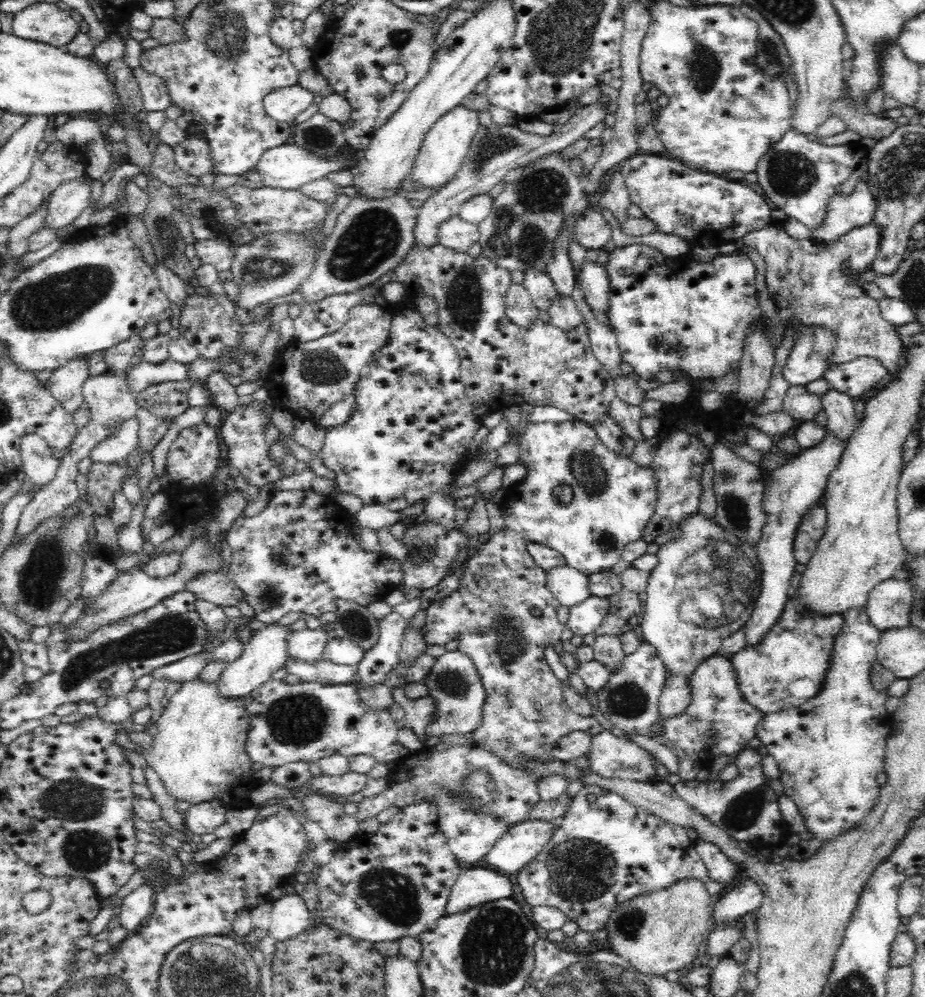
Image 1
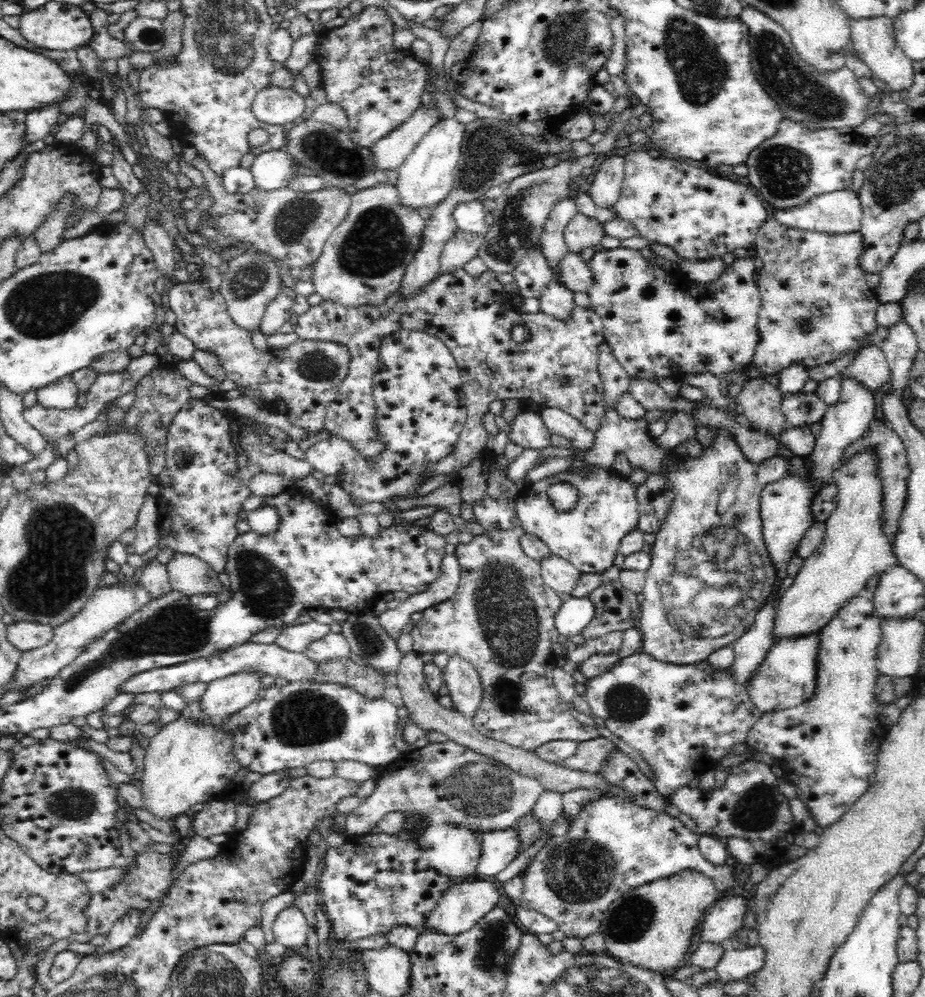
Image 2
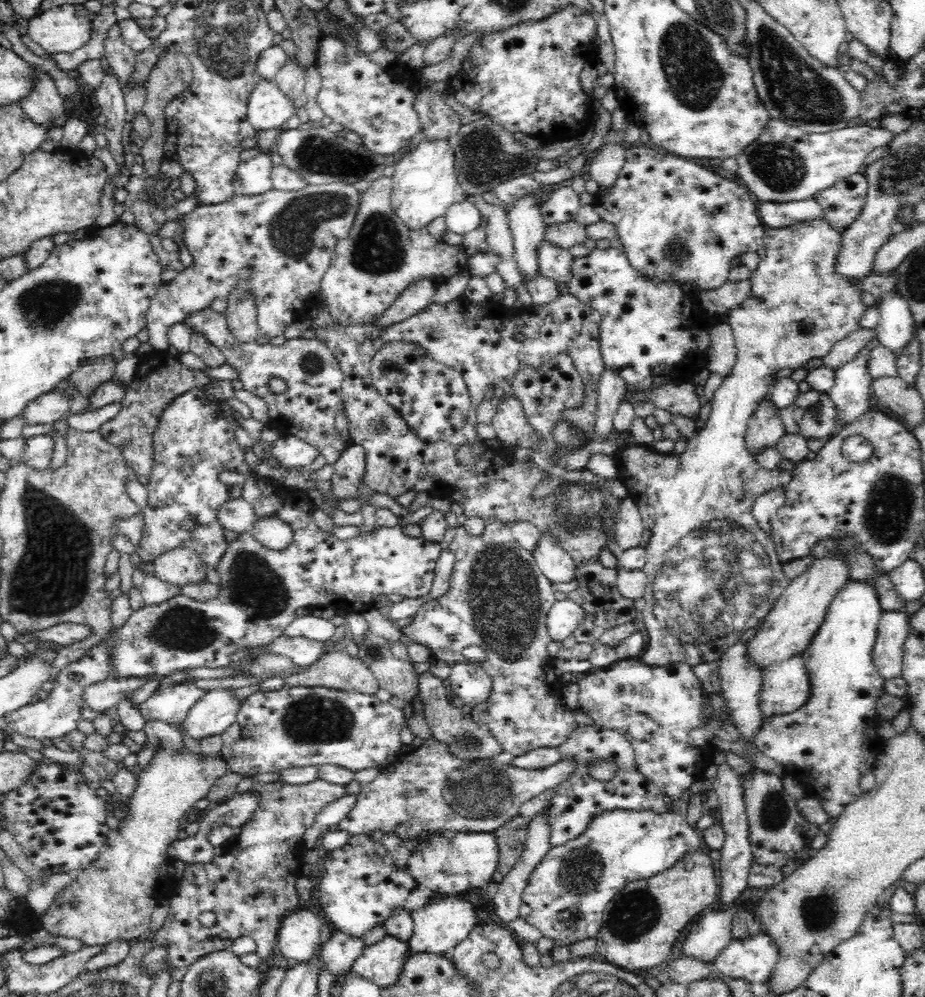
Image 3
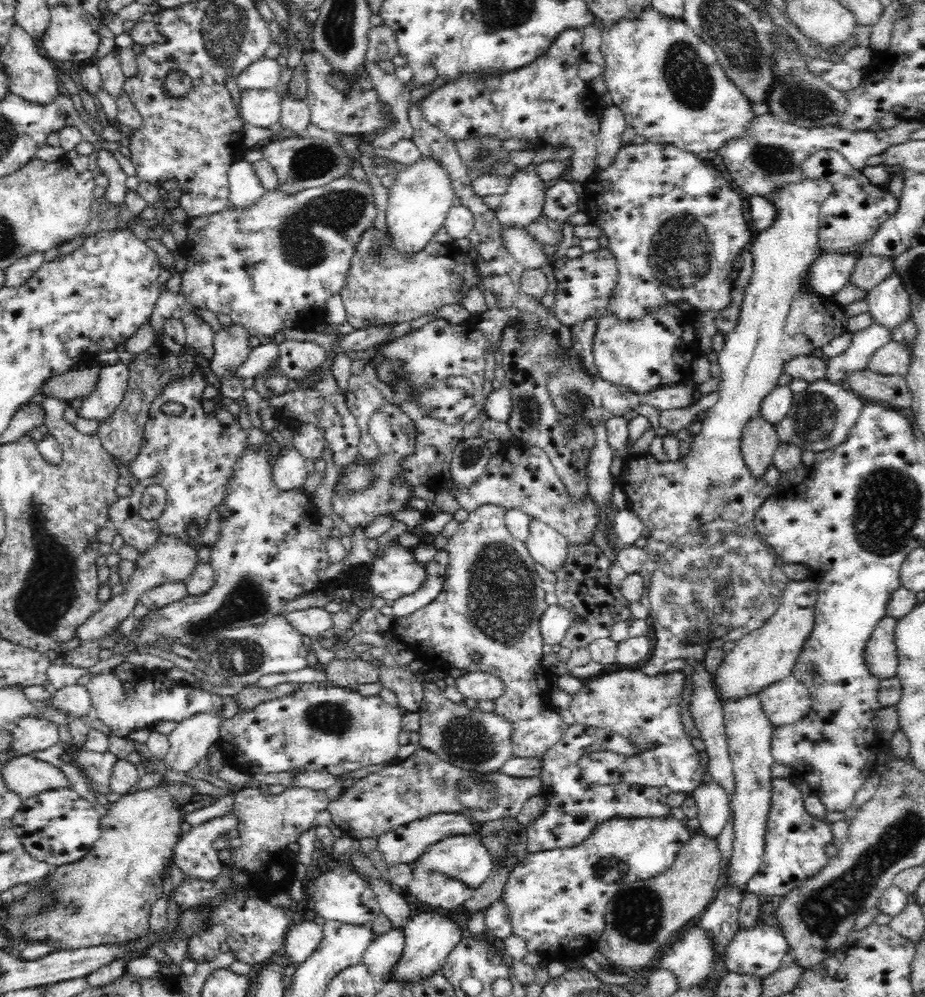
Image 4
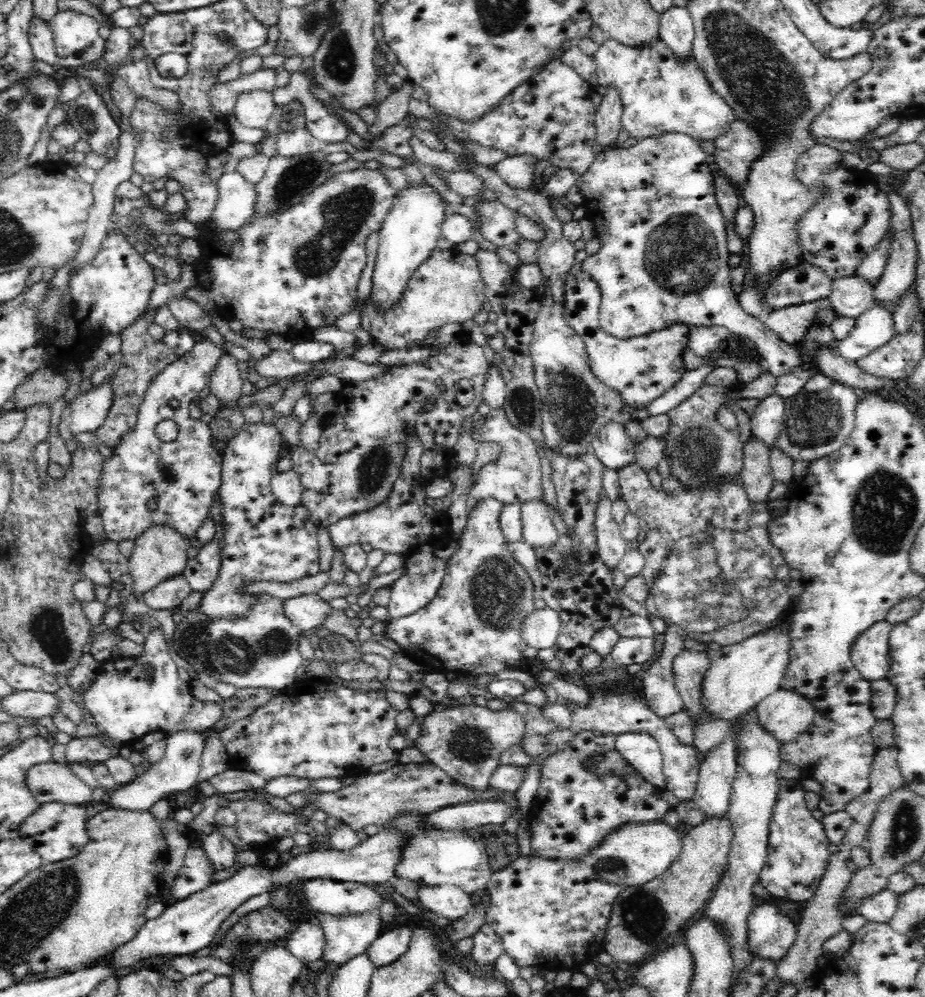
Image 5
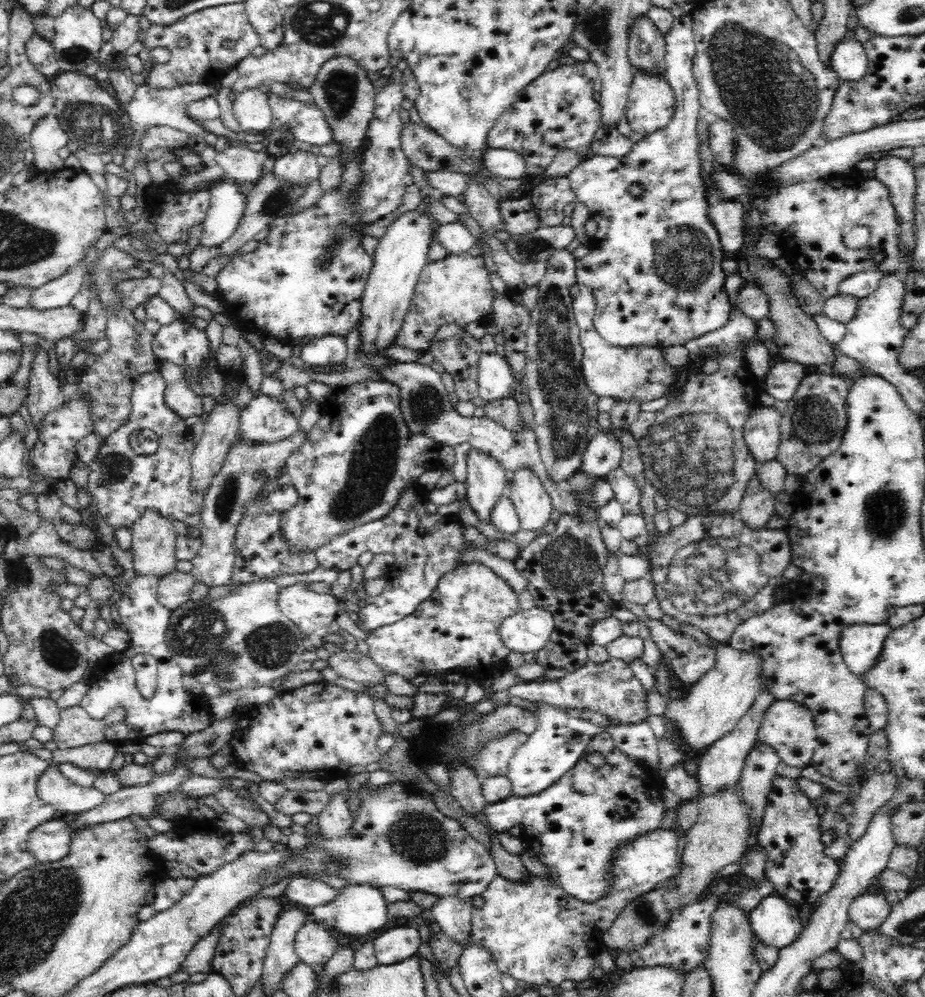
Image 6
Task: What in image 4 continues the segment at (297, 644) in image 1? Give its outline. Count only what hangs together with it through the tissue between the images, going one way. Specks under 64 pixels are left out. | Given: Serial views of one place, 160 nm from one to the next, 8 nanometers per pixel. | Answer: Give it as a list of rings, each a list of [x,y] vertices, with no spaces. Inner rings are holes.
[[[308,606],[306,610],[293,610],[284,615],[289,624],[300,634],[312,640],[316,640],[320,635],[330,635],[328,634],[329,629],[334,626],[332,615],[324,607]]]

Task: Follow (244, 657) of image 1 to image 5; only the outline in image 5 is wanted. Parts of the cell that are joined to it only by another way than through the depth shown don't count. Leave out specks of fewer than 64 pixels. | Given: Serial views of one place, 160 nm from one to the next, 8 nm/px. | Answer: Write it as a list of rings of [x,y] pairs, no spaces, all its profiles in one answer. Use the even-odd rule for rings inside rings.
[[[182,729],[171,733],[166,739],[167,748],[164,758],[156,764],[145,764],[137,778],[128,785],[111,790],[105,798],[109,808],[130,810],[131,812],[151,812],[152,806],[166,795],[184,793],[198,783],[201,770],[201,757],[207,741],[204,731]]]

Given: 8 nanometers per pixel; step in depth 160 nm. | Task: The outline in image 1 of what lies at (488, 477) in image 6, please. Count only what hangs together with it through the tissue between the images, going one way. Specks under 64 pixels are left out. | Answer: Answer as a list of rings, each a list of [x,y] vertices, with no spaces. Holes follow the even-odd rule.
[[[505,526],[503,529],[494,533],[490,540],[482,544],[480,549],[475,550],[474,554],[467,562],[467,569],[465,570],[463,577],[459,580],[460,588],[452,592],[450,596],[443,598],[441,601],[434,601],[431,603],[426,610],[427,617],[425,624],[420,629],[420,631],[422,631],[422,635],[424,635],[424,639],[426,639],[426,646],[428,644],[444,645],[448,644],[450,640],[459,640],[458,650],[466,653],[472,661],[474,661],[474,666],[478,669],[480,678],[482,679],[484,688],[486,689],[486,698],[484,706],[482,706],[482,724],[480,724],[474,732],[470,733],[470,739],[473,742],[473,746],[482,748],[483,750],[498,756],[500,759],[504,760],[506,765],[510,765],[510,767],[519,770],[523,770],[525,768],[525,766],[523,766],[523,760],[525,759],[536,759],[540,760],[542,763],[550,763],[555,759],[553,752],[550,752],[553,750],[554,744],[557,744],[557,742],[565,735],[570,735],[571,732],[586,731],[590,736],[596,736],[596,734],[602,730],[602,726],[598,722],[596,716],[588,718],[587,716],[576,714],[576,712],[570,709],[570,706],[566,703],[566,699],[564,699],[562,681],[556,677],[552,667],[550,667],[548,661],[546,660],[545,646],[550,643],[554,645],[555,643],[563,640],[563,638],[567,635],[565,626],[558,621],[558,616],[556,615],[558,614],[558,610],[555,596],[547,587],[546,580],[547,572],[542,570],[542,568],[536,564],[536,561],[528,552],[526,540],[524,540],[519,532]],[[532,607],[538,607],[541,609],[541,617],[534,617],[532,613],[530,613],[530,608]]]

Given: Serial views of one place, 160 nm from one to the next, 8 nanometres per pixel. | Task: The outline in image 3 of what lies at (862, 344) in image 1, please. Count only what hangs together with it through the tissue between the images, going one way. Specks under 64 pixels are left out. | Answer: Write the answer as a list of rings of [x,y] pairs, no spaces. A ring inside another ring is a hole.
[[[810,220],[810,222],[798,222],[792,226],[784,228],[765,227],[762,248],[757,250],[760,255],[761,261],[758,269],[752,272],[749,280],[752,283],[752,295],[740,304],[739,308],[731,310],[725,316],[727,324],[734,332],[734,339],[736,342],[736,364],[730,372],[730,376],[726,376],[713,398],[713,404],[710,409],[707,421],[702,424],[696,435],[692,436],[687,442],[686,451],[681,454],[662,454],[654,451],[650,446],[643,445],[634,441],[632,435],[628,435],[626,431],[616,431],[612,429],[611,433],[607,436],[611,443],[611,457],[616,461],[619,470],[619,479],[628,487],[628,495],[634,499],[638,505],[641,517],[643,518],[643,525],[647,530],[650,530],[652,537],[648,546],[646,546],[646,564],[642,571],[646,573],[647,583],[643,598],[645,600],[645,607],[642,610],[642,620],[648,632],[648,646],[644,649],[643,655],[640,657],[644,663],[650,666],[660,667],[670,665],[673,663],[686,663],[690,666],[696,666],[705,662],[716,661],[719,656],[733,644],[736,644],[742,634],[746,630],[754,628],[760,621],[765,618],[769,610],[775,605],[778,597],[782,591],[787,587],[788,577],[782,571],[783,562],[779,559],[776,552],[776,544],[770,539],[766,531],[758,525],[758,521],[752,514],[753,504],[761,494],[770,492],[775,488],[781,487],[783,484],[788,484],[791,479],[791,472],[776,467],[776,472],[770,474],[766,468],[762,468],[752,457],[752,453],[748,451],[745,443],[745,431],[750,420],[750,417],[756,412],[758,404],[768,396],[768,383],[773,381],[774,375],[779,370],[784,368],[800,368],[804,364],[813,364],[822,360],[832,346],[836,342],[843,340],[850,333],[861,329],[861,319],[866,312],[867,307],[862,302],[862,292],[859,286],[855,286],[850,282],[849,278],[844,276],[836,276],[837,269],[835,268],[838,252],[842,246],[843,234],[834,229],[826,220]]]

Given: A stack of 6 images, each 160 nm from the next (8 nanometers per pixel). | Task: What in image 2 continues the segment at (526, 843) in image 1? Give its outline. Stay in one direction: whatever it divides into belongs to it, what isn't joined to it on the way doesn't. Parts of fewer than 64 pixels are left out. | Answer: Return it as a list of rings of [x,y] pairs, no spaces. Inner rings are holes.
[[[516,827],[480,833],[480,858],[474,877],[493,879],[520,853],[520,835]]]

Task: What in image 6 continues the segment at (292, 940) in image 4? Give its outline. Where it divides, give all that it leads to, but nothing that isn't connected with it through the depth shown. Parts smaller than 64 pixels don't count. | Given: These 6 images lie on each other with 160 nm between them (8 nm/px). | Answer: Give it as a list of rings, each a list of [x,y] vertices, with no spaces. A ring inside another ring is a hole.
[[[316,922],[304,923],[296,933],[294,948],[299,962],[313,968],[322,966],[339,948],[332,933]]]

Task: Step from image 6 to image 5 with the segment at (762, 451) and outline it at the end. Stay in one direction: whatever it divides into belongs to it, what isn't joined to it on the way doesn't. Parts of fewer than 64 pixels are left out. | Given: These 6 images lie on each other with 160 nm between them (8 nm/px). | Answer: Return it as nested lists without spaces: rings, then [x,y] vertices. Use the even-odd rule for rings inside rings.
[[[776,394],[760,401],[751,415],[750,430],[756,439],[772,448],[785,423],[785,400]]]

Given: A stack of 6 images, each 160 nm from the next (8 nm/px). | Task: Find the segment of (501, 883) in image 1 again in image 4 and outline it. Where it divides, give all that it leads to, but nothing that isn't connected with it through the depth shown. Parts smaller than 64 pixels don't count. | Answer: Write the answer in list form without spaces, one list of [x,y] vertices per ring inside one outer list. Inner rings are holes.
[[[420,912],[407,922],[403,929],[405,947],[394,968],[390,968],[390,974],[386,981],[411,981],[425,979],[442,970],[450,951],[461,942],[462,928],[447,914],[438,912]]]

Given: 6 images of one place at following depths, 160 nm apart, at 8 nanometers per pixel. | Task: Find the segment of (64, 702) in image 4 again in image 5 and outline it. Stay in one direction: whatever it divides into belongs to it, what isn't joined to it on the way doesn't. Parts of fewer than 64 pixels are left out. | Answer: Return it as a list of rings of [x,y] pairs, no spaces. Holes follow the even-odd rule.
[[[14,691],[1,698],[3,709],[12,716],[24,716],[28,718],[42,718],[52,716],[54,712],[61,712],[58,692],[34,692],[34,691]]]

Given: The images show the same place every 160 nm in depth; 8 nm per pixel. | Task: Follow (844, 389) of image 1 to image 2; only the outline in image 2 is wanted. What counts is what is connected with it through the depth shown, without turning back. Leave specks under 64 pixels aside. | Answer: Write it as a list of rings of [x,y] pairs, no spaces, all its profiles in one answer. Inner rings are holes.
[[[878,345],[861,347],[852,363],[839,373],[839,378],[849,376],[864,388],[878,391],[891,377],[890,367],[884,351]]]

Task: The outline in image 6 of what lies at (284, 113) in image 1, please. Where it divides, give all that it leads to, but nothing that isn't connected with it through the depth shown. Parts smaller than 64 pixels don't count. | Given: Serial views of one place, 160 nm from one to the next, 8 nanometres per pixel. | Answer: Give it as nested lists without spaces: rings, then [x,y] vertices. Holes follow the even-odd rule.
[[[258,88],[244,89],[233,101],[233,115],[242,130],[248,133],[267,133],[272,122],[269,93]]]

